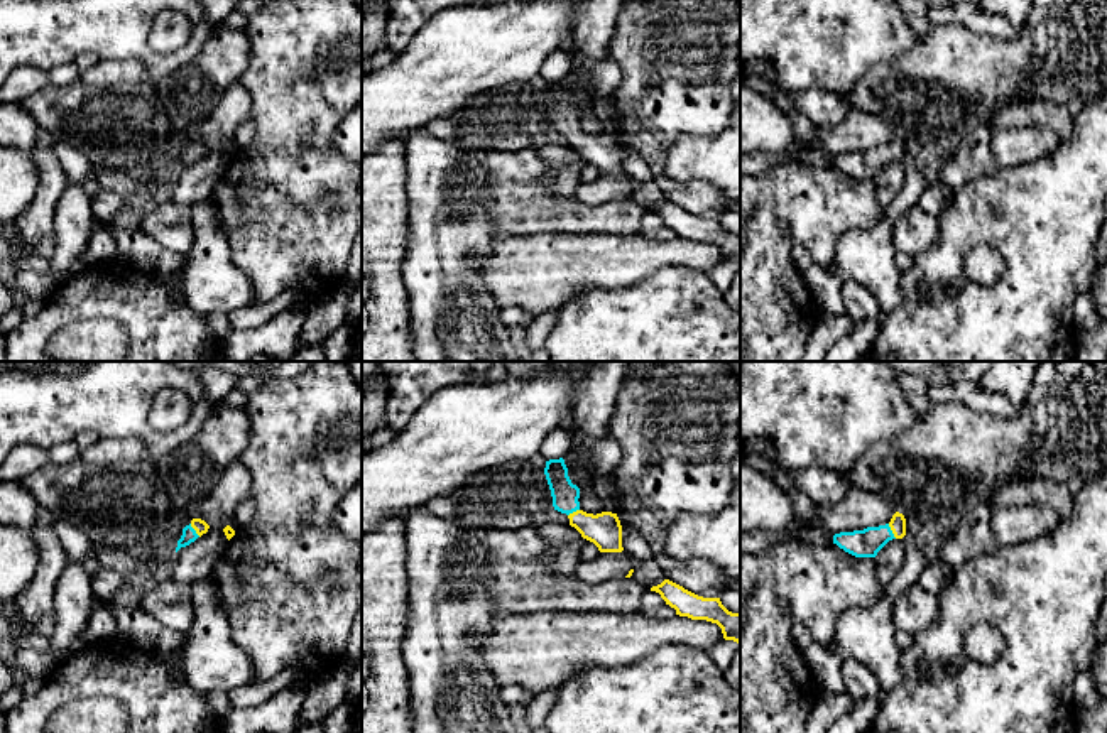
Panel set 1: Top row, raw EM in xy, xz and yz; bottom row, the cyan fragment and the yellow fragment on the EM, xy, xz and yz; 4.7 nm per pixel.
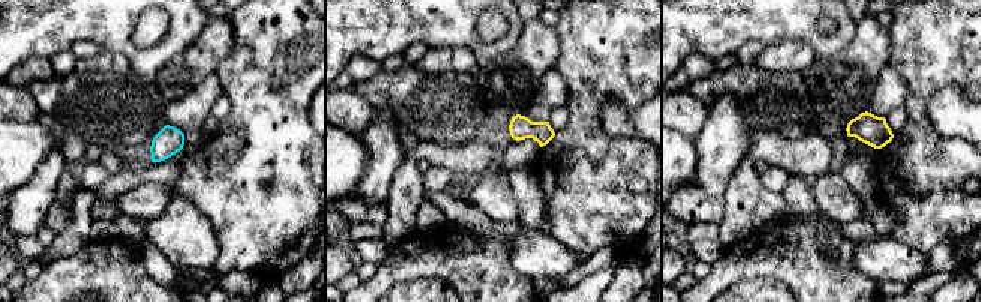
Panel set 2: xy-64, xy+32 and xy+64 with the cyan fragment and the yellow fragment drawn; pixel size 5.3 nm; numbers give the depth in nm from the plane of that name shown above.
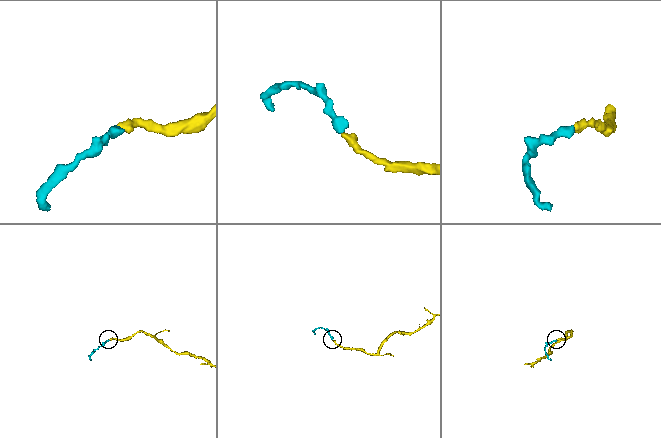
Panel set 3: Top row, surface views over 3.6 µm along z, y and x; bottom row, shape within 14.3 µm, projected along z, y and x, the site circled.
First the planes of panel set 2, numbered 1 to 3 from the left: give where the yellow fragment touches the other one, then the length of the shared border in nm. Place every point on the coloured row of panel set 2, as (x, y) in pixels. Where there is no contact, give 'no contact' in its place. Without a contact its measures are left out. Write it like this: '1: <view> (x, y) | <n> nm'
1: no contact
2: no contact
3: no contact

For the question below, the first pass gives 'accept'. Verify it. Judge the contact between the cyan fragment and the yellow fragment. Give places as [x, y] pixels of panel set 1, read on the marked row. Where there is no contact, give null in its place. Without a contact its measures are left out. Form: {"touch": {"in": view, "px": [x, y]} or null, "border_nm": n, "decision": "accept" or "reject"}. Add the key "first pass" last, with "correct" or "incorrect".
{"touch": {"in": "yz", "px": [891, 531]}, "border_nm": 80, "decision": "accept", "first pass": "correct"}

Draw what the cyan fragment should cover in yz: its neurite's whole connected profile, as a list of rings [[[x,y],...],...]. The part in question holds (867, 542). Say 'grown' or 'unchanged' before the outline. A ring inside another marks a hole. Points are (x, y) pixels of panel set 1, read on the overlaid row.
grown | [[[896,512],[886,525],[835,534],[833,544],[855,557],[875,557],[889,540],[903,539],[904,535],[906,519]]]

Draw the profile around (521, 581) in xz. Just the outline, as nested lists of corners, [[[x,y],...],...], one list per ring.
[[[488,529],[477,537],[487,552],[495,613],[639,613],[646,588],[630,578],[590,584],[551,573],[537,529]]]

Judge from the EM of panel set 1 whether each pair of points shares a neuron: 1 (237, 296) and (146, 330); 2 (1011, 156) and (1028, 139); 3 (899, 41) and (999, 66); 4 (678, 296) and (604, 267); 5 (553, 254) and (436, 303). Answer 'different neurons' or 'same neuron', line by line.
1: different neurons
2: same neuron
3: different neurons
4: different neurons
5: different neurons

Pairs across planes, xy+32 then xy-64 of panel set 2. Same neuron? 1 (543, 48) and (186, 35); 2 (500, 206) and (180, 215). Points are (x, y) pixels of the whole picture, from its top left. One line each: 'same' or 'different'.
1: different
2: different

